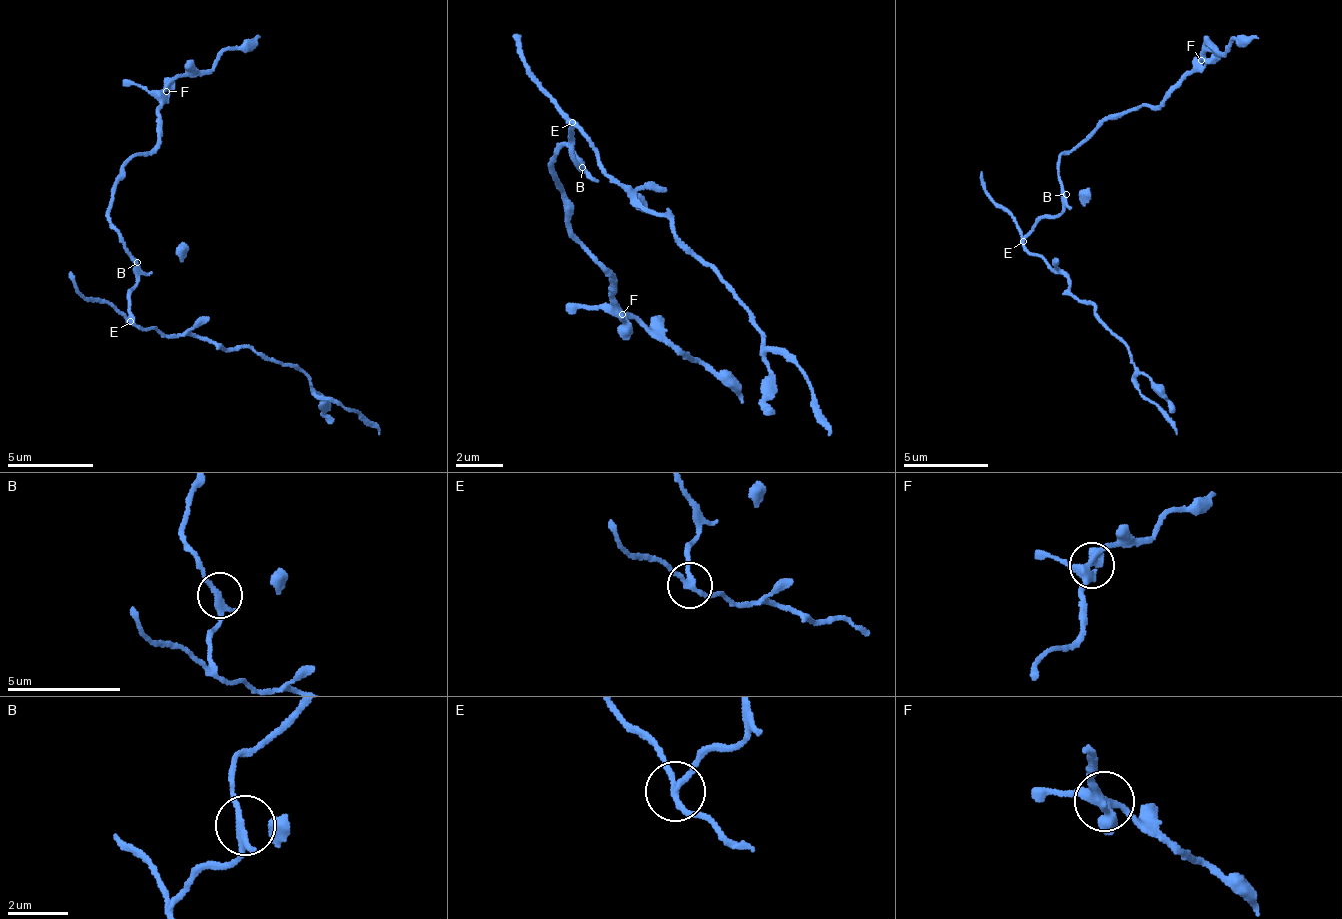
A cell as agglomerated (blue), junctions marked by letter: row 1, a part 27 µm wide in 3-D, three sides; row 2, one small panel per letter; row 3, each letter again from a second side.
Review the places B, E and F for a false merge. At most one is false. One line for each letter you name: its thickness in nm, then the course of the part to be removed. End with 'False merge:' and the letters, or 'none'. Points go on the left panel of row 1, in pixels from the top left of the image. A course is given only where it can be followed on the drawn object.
E: calibre 190 nm; course (129, 322), (266, 352), (311, 380), (380, 434)
False merge: E

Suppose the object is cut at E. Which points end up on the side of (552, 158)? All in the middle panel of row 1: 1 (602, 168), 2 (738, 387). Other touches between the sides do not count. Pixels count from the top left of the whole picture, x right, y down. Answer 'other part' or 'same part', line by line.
1: other part
2: same part

